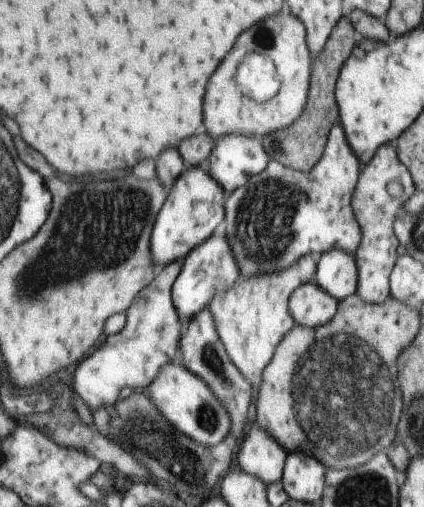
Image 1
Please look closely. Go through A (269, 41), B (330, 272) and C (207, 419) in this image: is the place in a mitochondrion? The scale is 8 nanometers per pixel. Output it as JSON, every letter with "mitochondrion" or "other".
{"A":"mitochondrion","B":"other","C":"mitochondrion"}

